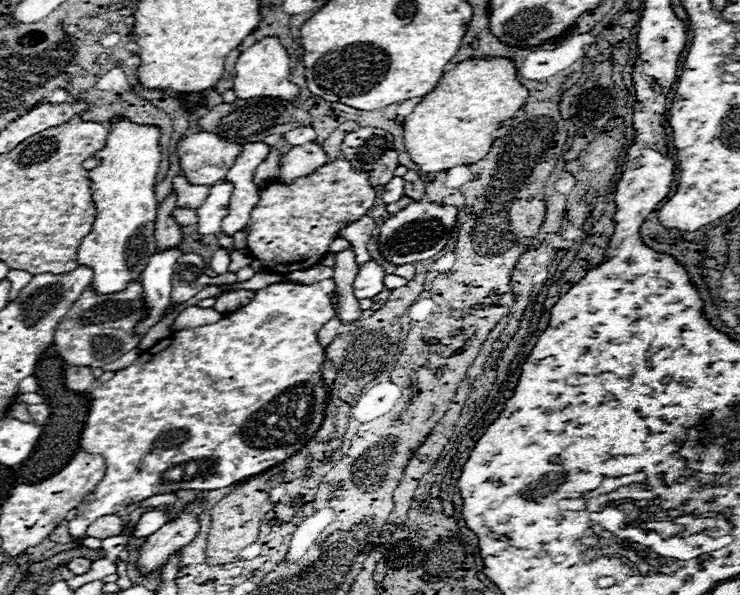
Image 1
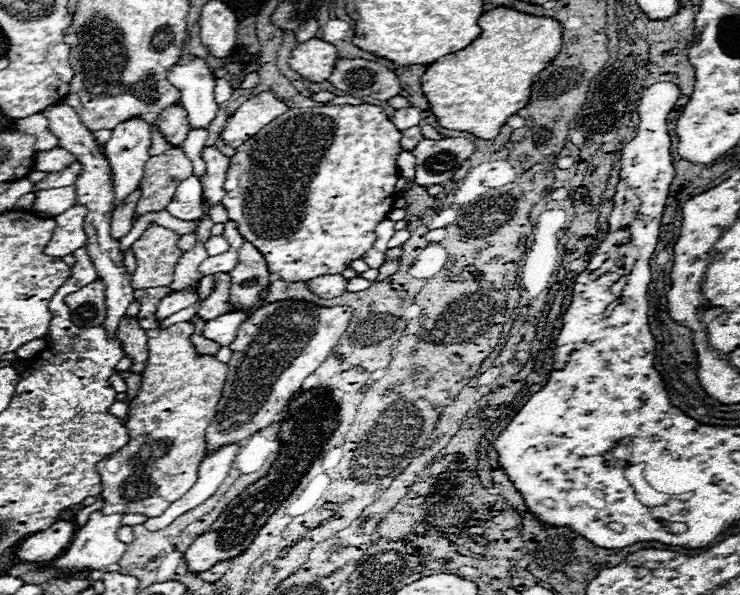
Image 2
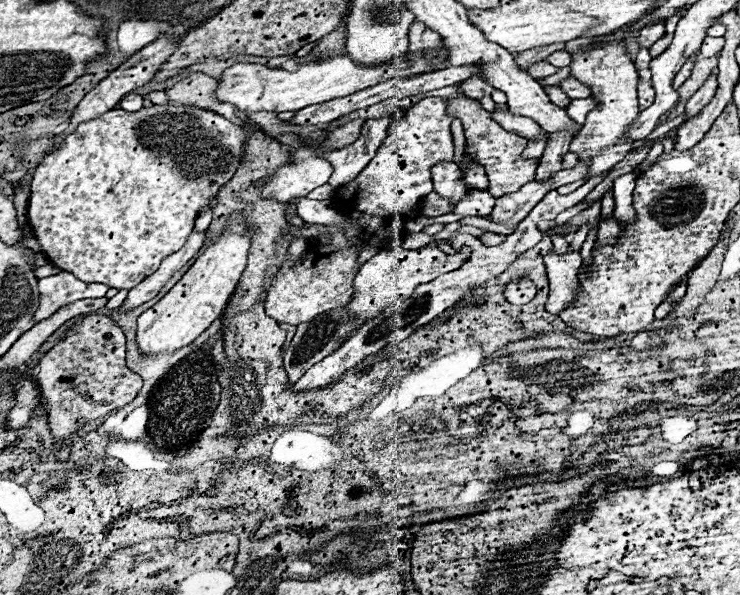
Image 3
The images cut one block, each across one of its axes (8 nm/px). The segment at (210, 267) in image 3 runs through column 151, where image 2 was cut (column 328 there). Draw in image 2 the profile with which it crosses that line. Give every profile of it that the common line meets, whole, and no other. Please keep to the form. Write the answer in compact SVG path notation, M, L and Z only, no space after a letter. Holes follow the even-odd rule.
M276 302L258 308L238 330L234 342L228 346L232 350L232 360L228 362L228 378L222 390L222 398L216 408L216 416L206 430L206 456L212 456L220 446L240 444L258 430L274 424L274 418L284 410L292 396L300 390L304 378L308 378L332 352L350 324L352 308L334 306L318 308L306 302Z

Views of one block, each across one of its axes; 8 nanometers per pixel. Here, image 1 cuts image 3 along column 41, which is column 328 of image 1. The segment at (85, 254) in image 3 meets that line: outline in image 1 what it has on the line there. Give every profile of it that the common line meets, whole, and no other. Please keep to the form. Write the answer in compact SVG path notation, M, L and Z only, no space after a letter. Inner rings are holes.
M334 160L324 164L316 174L298 178L290 186L282 186L280 182L272 182L262 188L260 202L252 210L250 222L244 228L248 232L248 250L254 258L262 260L264 266L270 272L280 272L288 274L294 270L304 270L314 264L328 252L328 244L338 238L338 230L348 222L348 220L358 220L360 216L366 214L368 208L372 208L376 198L376 190L370 188L368 184L368 174L366 172L354 172L350 168L350 162L346 160Z

